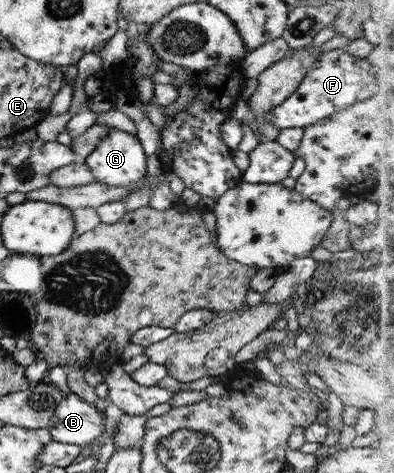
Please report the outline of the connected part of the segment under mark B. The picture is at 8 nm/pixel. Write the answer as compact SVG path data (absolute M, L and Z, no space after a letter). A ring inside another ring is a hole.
M72 392L61 397L46 429L51 441L90 446L104 431L105 417L100 416L94 405Z

